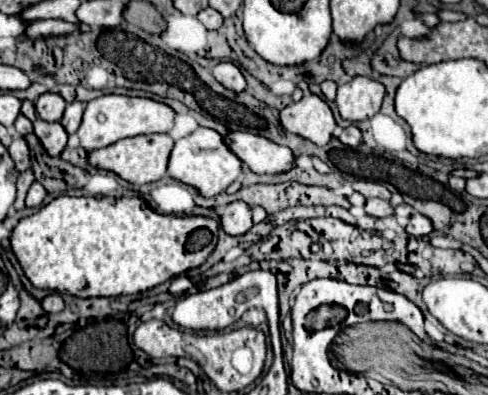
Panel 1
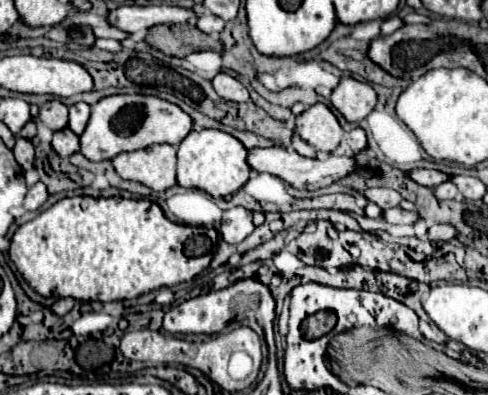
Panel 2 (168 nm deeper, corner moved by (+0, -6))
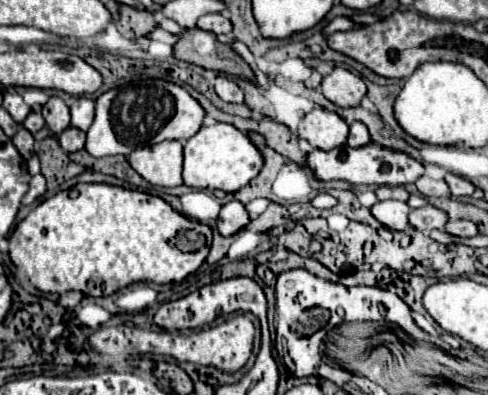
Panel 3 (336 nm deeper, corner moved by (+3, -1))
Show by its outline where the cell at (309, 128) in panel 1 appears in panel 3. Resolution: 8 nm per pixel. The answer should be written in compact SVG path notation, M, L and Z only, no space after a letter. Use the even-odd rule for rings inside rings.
M314 108L302 118L298 126L298 136L308 140L314 148L332 150L346 142L348 124L336 112Z

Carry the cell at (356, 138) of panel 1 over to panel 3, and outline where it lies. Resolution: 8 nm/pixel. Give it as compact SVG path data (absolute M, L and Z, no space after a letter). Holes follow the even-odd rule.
M354 122L354 124L350 126L350 134L348 134L346 144L352 146L352 148L358 148L358 146L366 146L366 144L370 144L368 128L366 128L362 122Z

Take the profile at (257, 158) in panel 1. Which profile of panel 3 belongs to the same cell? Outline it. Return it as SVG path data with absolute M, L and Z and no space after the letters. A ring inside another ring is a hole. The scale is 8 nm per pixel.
M376 144L350 148L338 146L334 150L312 150L306 158L308 168L314 172L316 180L344 180L350 184L370 184L370 186L402 186L408 182L416 182L424 174L424 166L402 152L392 152Z

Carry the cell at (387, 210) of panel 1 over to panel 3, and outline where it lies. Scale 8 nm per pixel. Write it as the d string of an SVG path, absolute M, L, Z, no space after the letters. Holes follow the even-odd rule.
M424 204L422 208L416 208L416 210L410 210L408 214L408 222L418 228L418 230L432 230L432 228L438 228L442 230L444 224L446 224L446 214L438 208L434 208L432 204Z

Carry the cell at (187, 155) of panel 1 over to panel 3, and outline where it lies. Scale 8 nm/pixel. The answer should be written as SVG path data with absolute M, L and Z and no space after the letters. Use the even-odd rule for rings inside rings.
M216 122L214 126L202 126L184 146L184 184L190 188L206 188L206 190L222 190L222 192L236 192L246 186L262 168L262 154L252 146L250 138L242 134L238 128L230 124Z

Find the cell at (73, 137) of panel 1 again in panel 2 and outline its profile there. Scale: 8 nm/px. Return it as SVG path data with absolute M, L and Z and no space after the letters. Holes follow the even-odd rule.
M75 103L69 107L69 129L81 135L87 123L87 115L91 113L91 107L87 103Z

